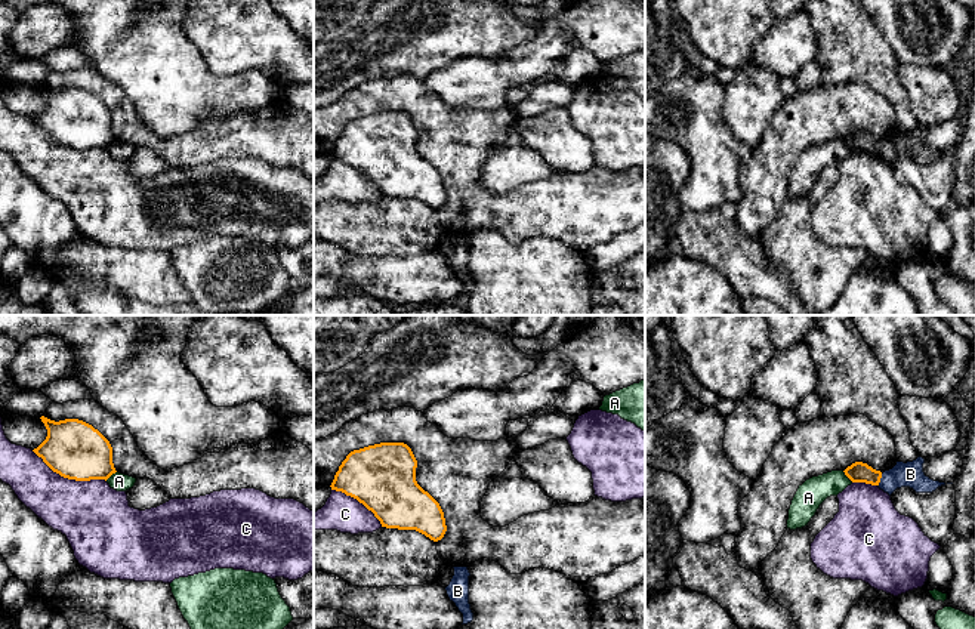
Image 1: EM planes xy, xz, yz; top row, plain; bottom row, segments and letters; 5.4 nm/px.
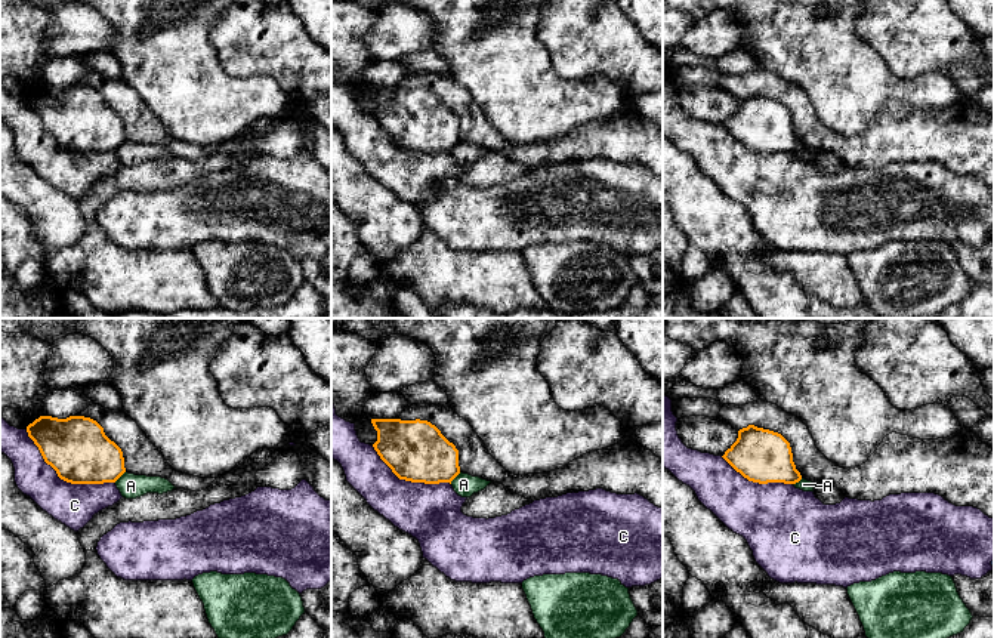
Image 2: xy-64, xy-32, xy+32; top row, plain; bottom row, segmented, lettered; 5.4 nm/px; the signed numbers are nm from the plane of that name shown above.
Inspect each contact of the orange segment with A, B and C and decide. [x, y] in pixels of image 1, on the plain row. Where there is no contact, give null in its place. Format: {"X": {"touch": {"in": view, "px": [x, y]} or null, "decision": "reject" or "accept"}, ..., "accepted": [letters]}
{"A": {"touch": {"in": "yz", "px": [848, 145]}, "decision": "reject"}, "B": {"touch": {"in": "yz", "px": [879, 148]}, "decision": "reject"}, "C": {"touch": {"in": "xy", "px": [68, 147]}, "decision": "reject"}, "accepted": []}

